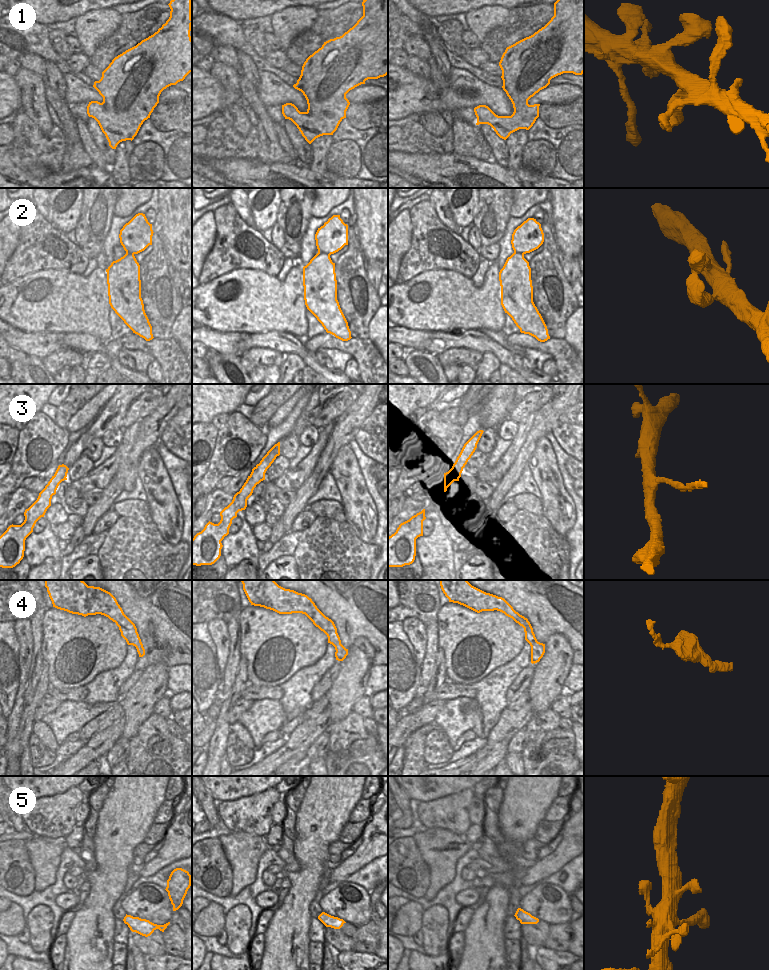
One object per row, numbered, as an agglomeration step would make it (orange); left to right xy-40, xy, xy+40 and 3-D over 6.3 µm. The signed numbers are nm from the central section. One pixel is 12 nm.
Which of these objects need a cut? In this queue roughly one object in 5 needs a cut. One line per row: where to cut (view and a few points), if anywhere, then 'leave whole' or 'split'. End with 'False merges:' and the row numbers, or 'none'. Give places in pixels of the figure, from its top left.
1: no cut | leave whole
2: no cut | leave whole
3: xy (250, 475), (256, 475), (264, 479) | split
4: no cut | leave whole
5: no cut | leave whole
False merges: 3

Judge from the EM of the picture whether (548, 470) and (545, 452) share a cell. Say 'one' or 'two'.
one

